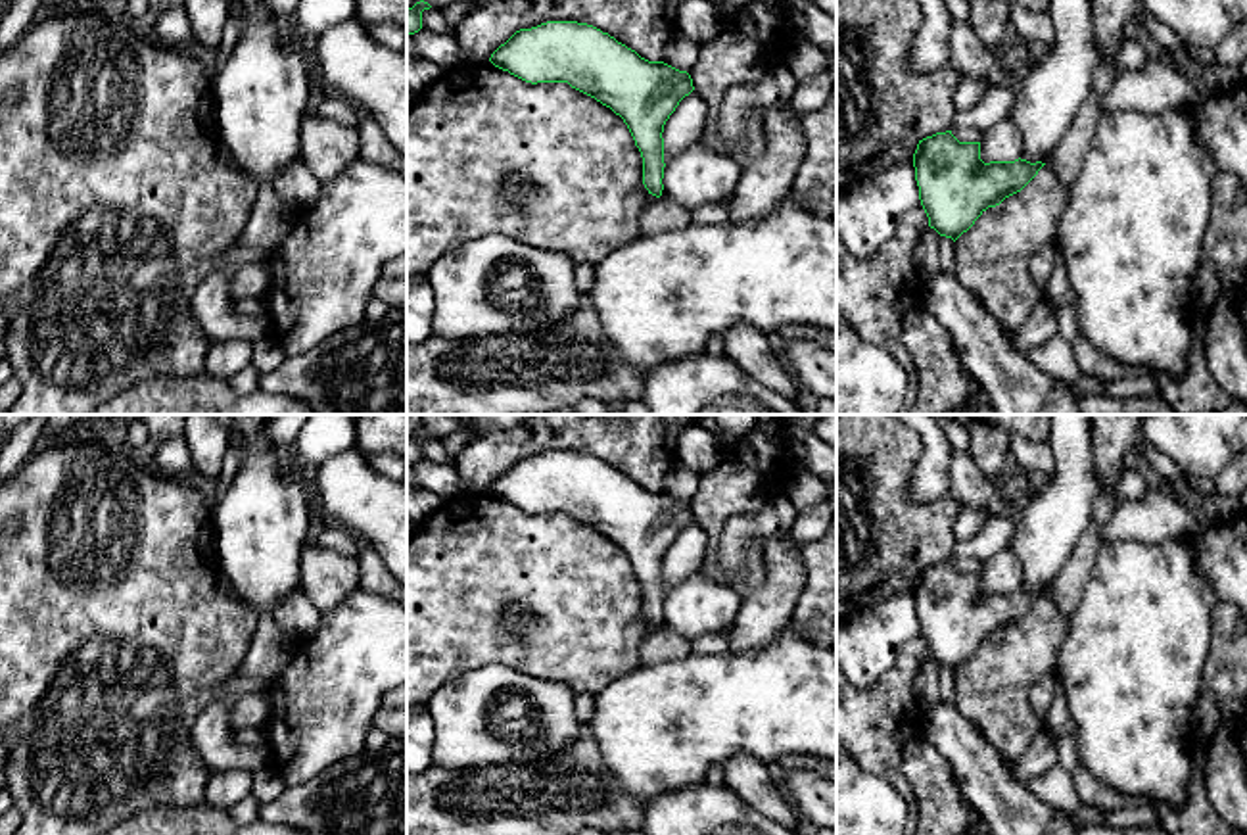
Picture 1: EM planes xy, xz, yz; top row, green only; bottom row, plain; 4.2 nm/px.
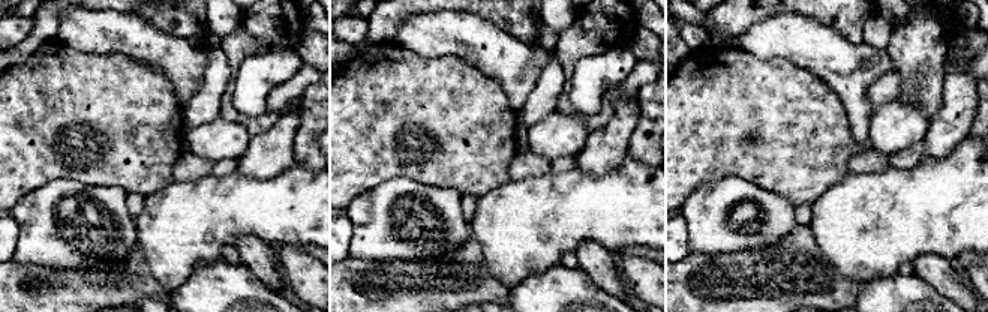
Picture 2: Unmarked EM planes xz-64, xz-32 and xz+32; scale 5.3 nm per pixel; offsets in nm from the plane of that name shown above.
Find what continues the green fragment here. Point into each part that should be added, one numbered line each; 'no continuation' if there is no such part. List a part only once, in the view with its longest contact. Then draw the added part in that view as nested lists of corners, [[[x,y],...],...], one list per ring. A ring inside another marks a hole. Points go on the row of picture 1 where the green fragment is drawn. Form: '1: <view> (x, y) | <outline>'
no continuation

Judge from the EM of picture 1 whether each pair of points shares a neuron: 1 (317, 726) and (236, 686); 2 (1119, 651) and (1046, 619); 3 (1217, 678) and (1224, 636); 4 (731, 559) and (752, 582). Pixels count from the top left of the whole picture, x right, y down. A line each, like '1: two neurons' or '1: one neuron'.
1: two neurons
2: two neurons
3: one neuron
4: two neurons

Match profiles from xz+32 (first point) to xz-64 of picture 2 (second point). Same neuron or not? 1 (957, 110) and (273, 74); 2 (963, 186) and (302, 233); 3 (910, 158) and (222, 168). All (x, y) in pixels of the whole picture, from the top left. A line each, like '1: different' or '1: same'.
1: different
2: same
3: same

